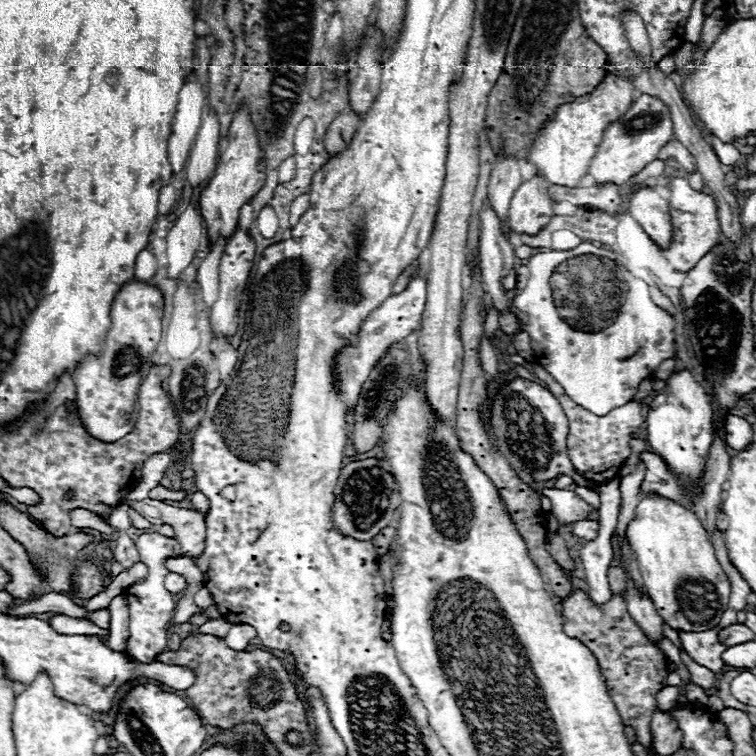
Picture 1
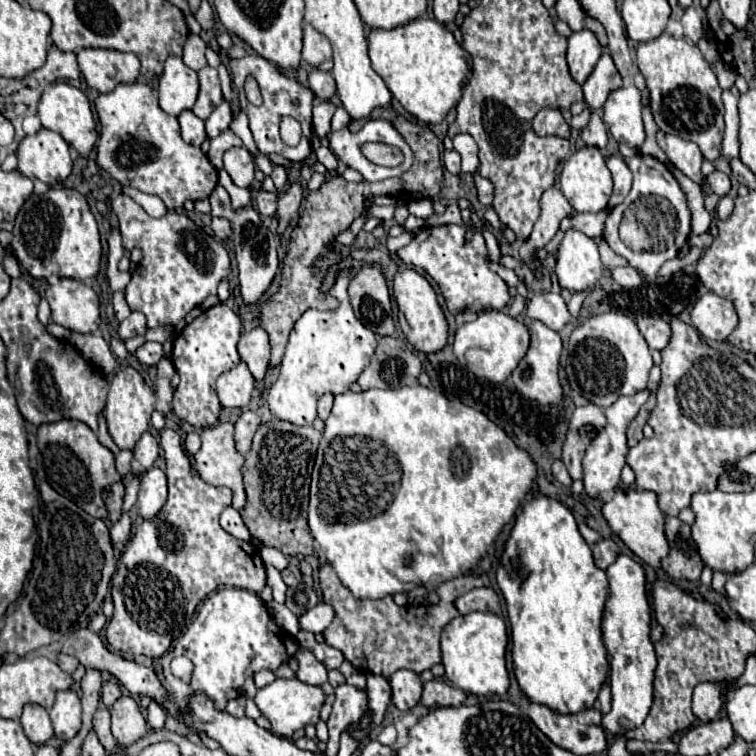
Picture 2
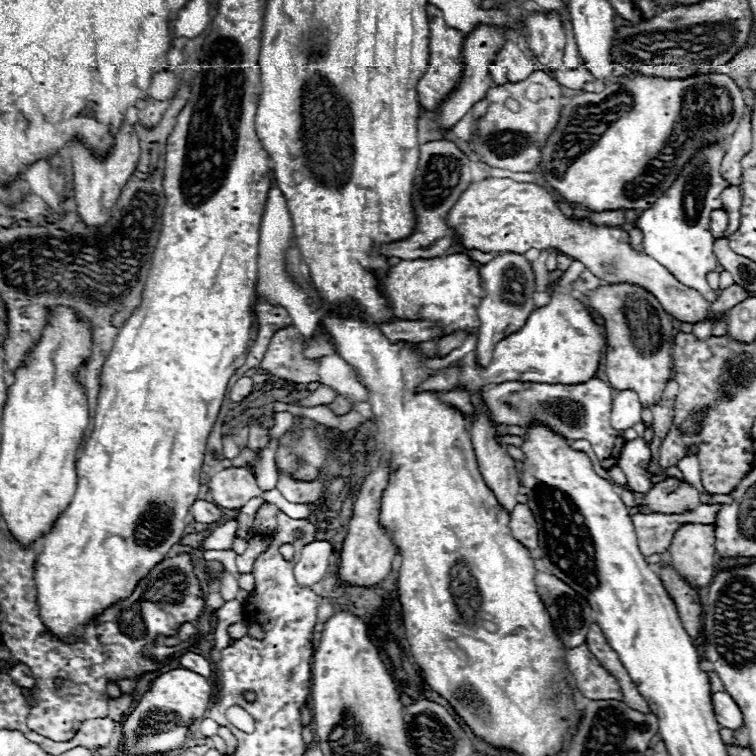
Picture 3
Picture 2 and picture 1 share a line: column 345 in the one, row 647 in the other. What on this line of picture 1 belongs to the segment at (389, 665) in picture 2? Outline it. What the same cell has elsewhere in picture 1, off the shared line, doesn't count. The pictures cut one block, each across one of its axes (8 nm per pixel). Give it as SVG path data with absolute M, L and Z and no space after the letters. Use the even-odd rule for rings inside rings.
M574 590L562 604L562 630L570 638L580 640L594 654L622 724L632 726L636 730L636 740L644 746L650 746L650 720L656 708L656 694L662 688L662 680L668 676L668 658L644 636L642 628L638 628L638 624L630 618L624 598L612 596L604 608L596 608L582 590Z

